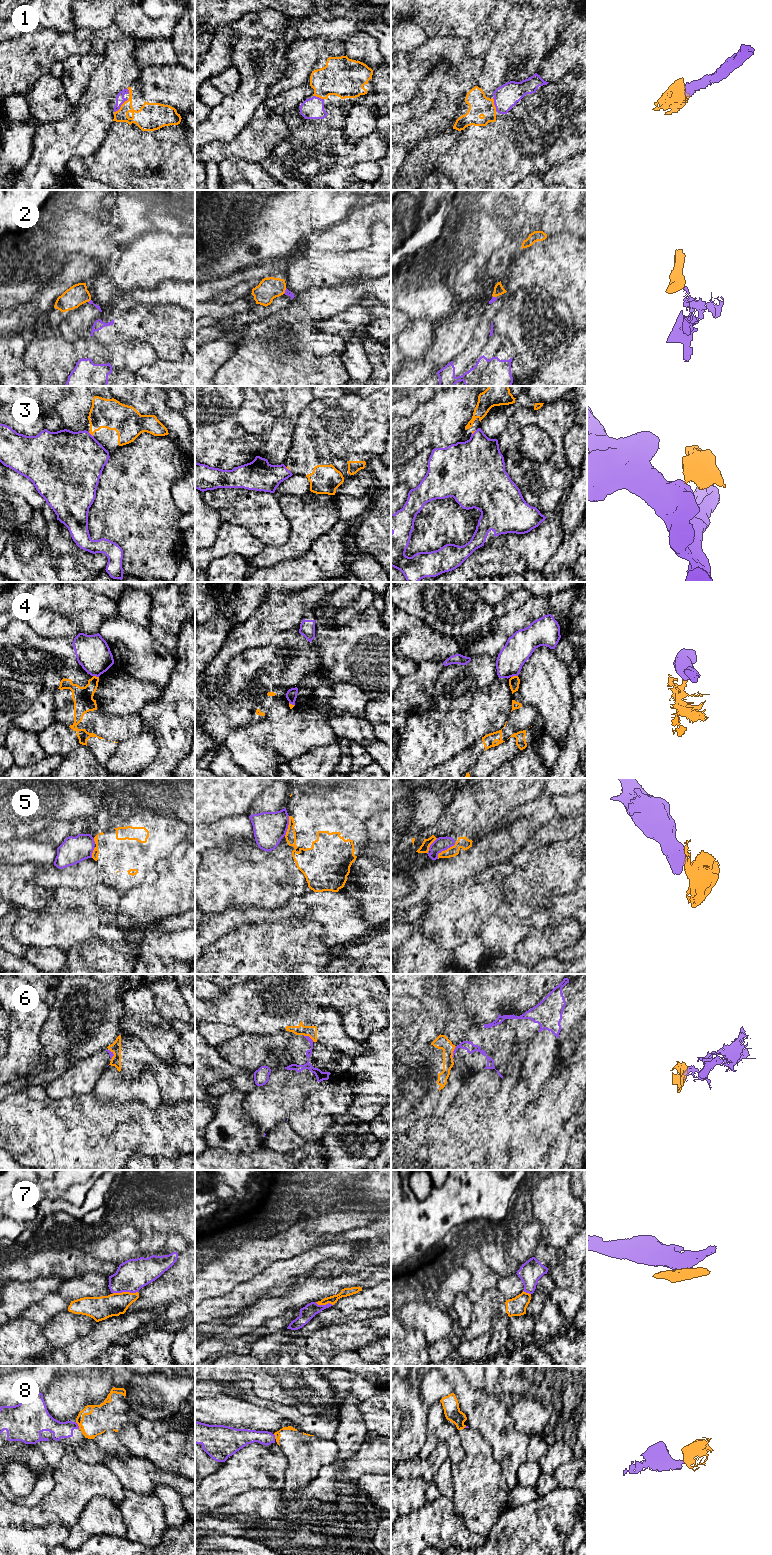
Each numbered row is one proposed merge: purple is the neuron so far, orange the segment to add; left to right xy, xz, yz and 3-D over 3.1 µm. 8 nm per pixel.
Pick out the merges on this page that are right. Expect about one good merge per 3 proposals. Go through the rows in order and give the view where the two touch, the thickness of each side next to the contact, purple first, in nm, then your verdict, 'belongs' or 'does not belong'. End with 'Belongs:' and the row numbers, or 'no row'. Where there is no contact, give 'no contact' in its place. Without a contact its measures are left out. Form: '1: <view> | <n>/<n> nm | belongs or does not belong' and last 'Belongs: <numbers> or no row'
1: xy | 70/200 nm | belongs
2: xz | 50/180 nm | does not belong
3: xy | 460/240 nm | does not belong
4: yz | 220/90 nm | does not belong
5: yz | 110/90 nm | does not belong
6: yz | 80/110 nm | does not belong
7: xy | 260/190 nm | does not belong
8: xy | 140/70 nm | does not belong
Belongs: 1

